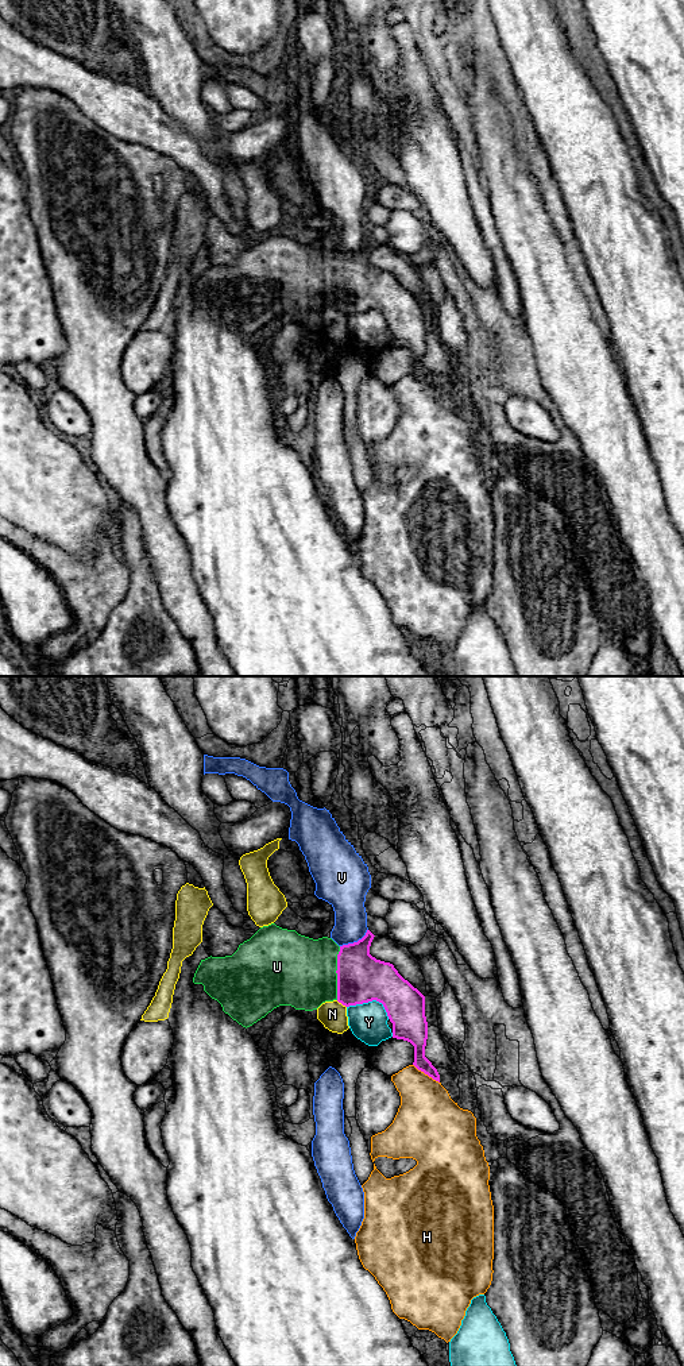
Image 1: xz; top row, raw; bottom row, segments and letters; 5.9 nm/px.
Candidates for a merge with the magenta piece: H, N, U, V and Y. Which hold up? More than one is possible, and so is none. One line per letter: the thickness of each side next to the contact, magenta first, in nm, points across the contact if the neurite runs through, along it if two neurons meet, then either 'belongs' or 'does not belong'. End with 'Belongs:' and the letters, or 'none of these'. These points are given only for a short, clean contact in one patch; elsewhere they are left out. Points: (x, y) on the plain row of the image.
H: calibres 140 and 340 nm; does not belong
N: calibres 280 and 160 nm; border xz (336, 309), (346, 316); does not belong
U: calibres 280 and 420 nm; way xz (360, 286), (336, 281), (297, 280); belongs
V: calibres 280 and 190 nm; does not belong
Y: calibres 280 and 220 nm; does not belong
Belongs: U

